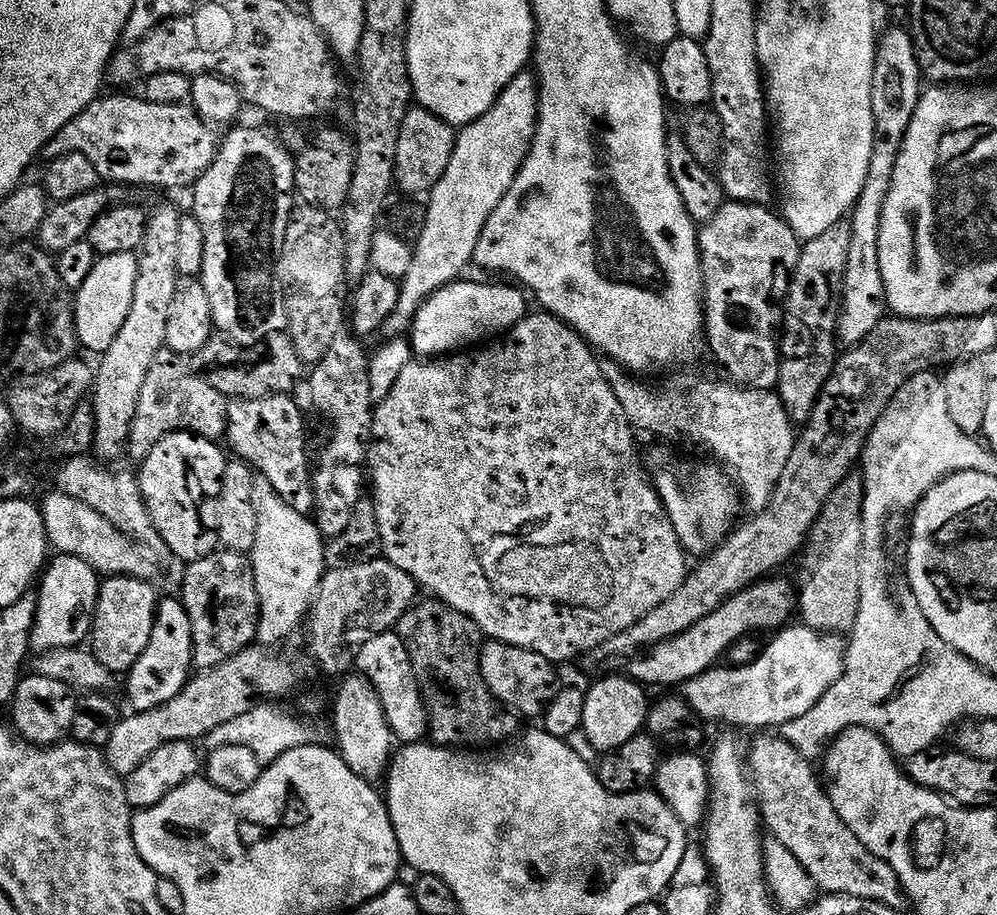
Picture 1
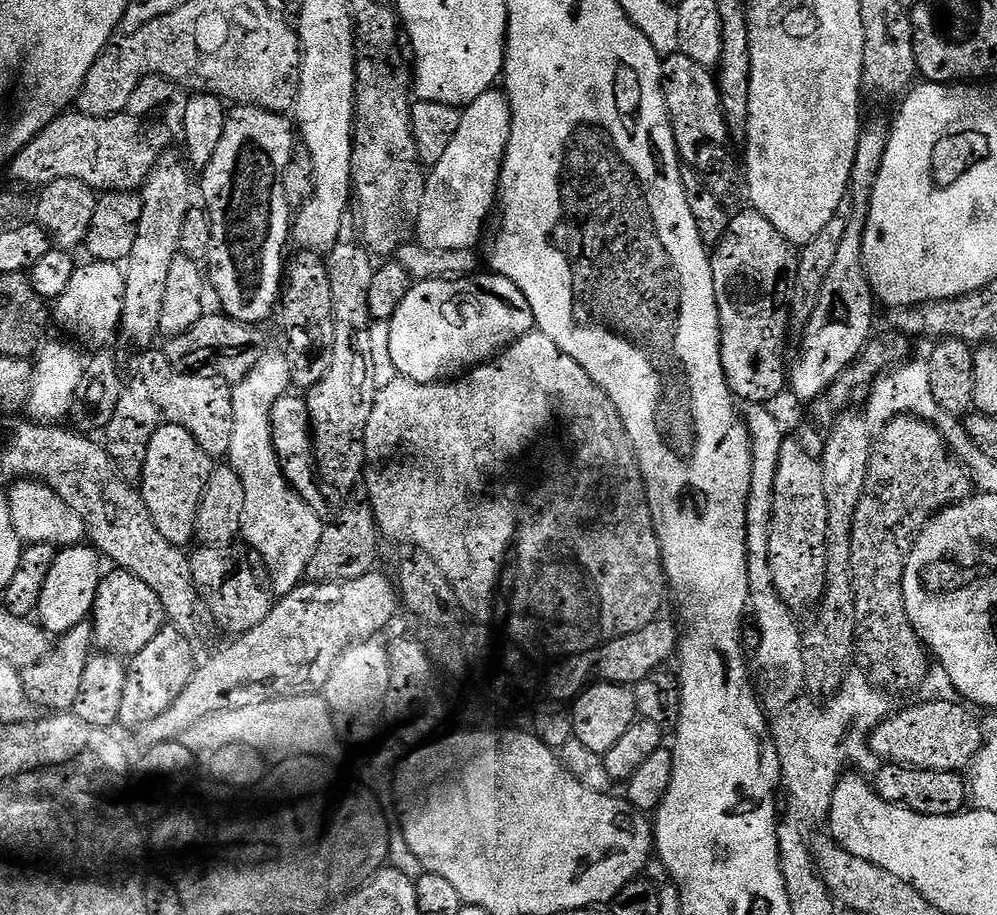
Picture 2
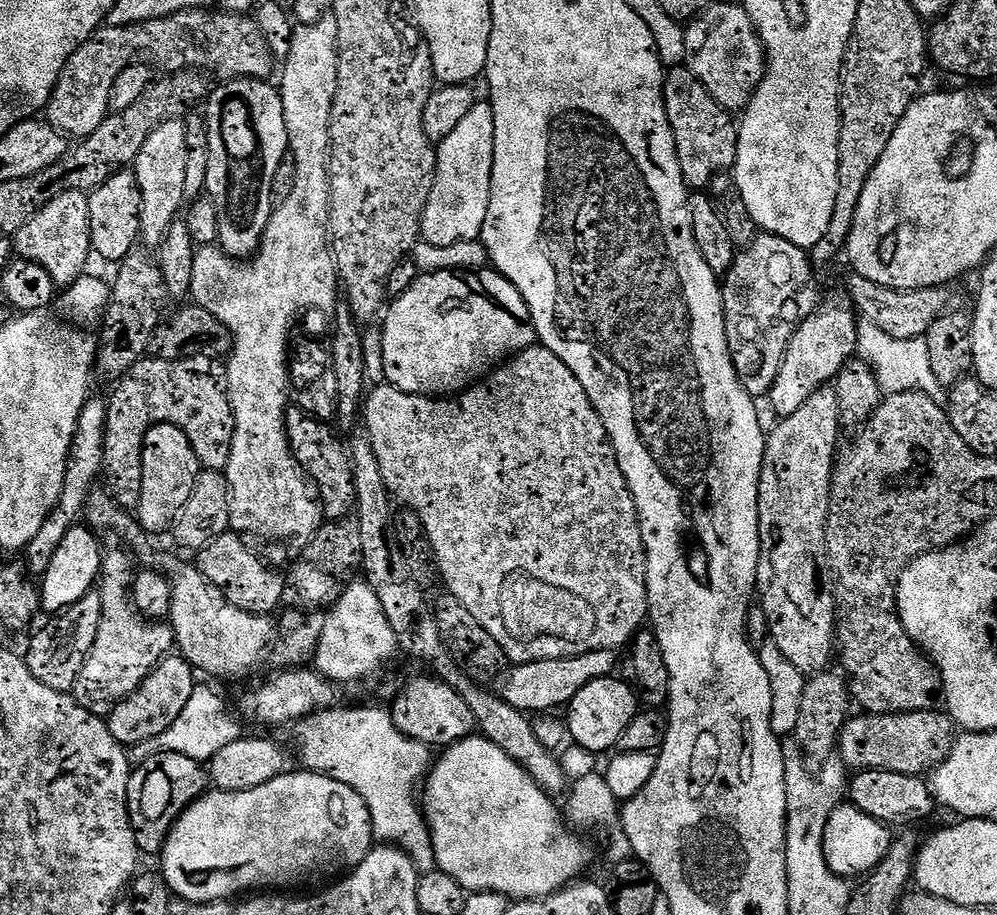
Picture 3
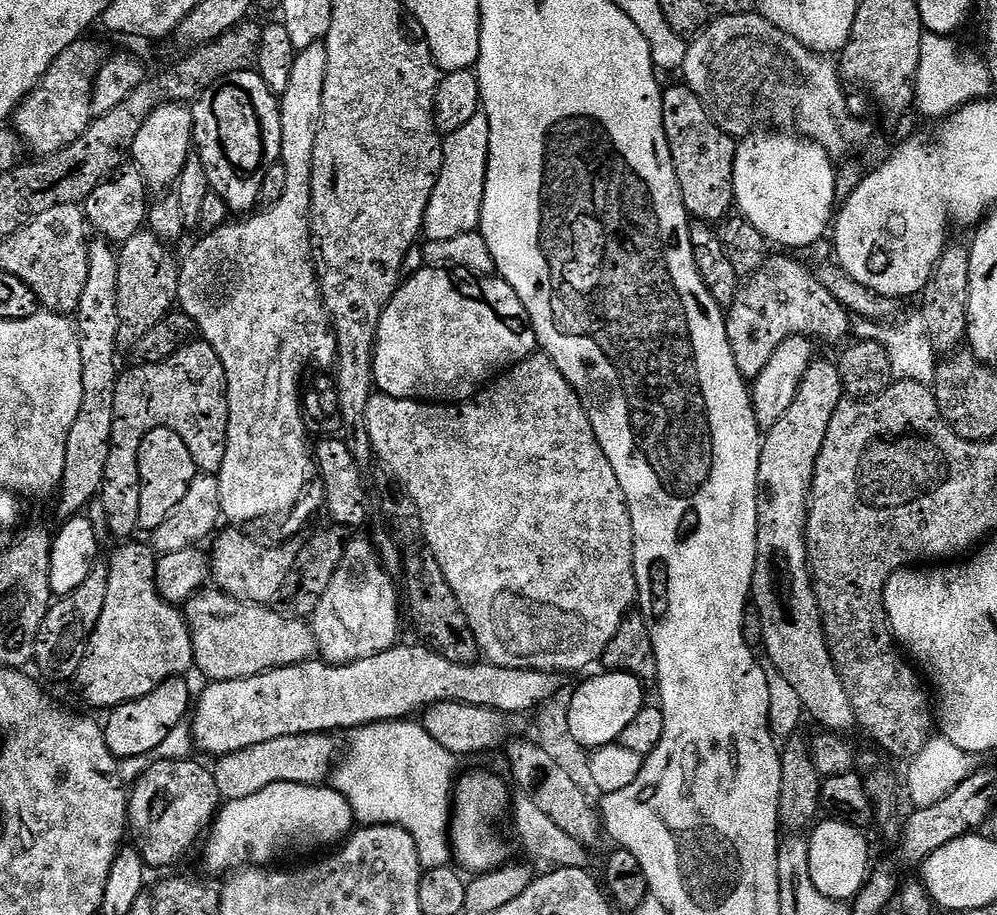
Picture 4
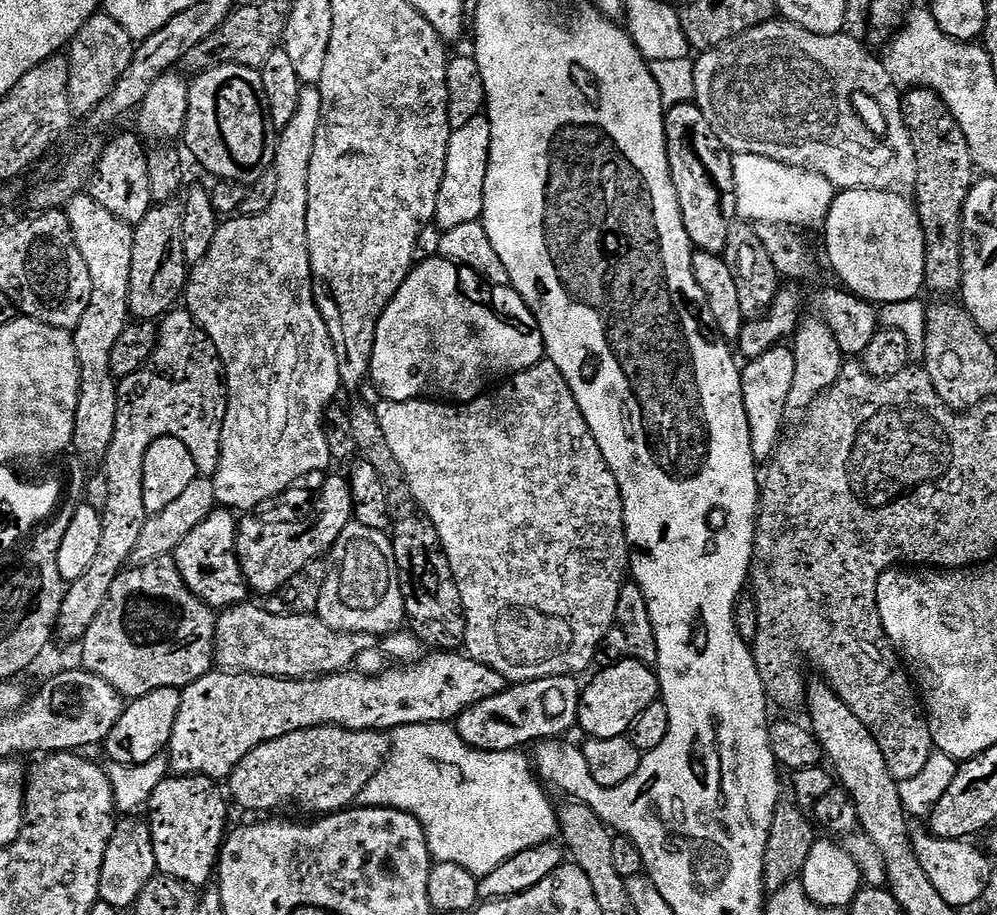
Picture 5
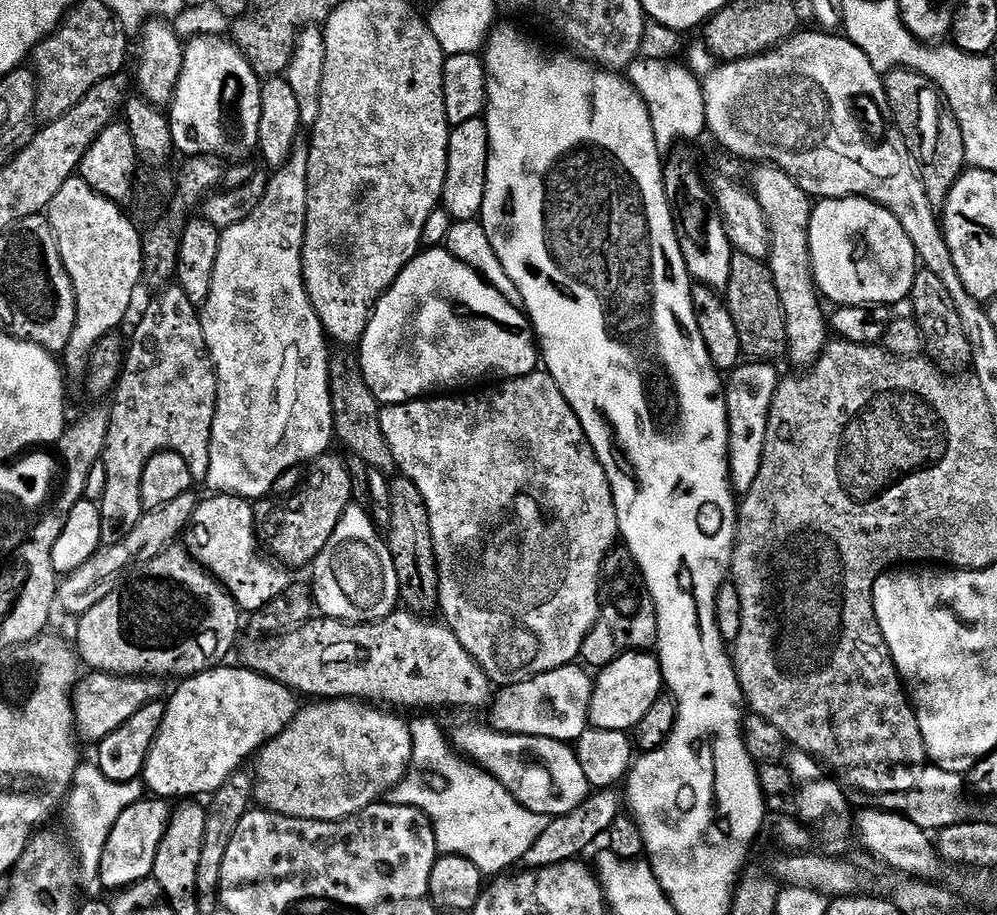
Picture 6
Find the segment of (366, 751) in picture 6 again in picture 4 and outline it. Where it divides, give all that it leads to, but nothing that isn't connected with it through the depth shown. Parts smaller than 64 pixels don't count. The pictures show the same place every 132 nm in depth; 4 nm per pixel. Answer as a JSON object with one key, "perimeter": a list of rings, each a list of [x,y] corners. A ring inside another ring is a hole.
{"perimeter":[[[318,732],[274,738],[274,742],[262,742],[258,746],[219,757],[211,774],[225,801],[245,800],[250,798],[250,794],[258,794],[258,790],[266,790],[266,786],[274,786],[274,782],[323,785],[331,777],[337,763],[336,744],[332,740],[335,739],[331,735]]]}

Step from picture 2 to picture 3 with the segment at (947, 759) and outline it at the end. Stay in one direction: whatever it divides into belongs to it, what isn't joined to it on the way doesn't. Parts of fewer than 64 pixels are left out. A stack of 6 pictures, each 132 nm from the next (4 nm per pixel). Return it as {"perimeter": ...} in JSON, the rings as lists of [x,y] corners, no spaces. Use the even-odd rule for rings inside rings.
{"perimeter":[[[944,710],[893,716],[859,715],[848,719],[838,741],[839,759],[852,770],[890,770],[894,774],[923,777],[951,754],[958,735],[952,717]]]}

